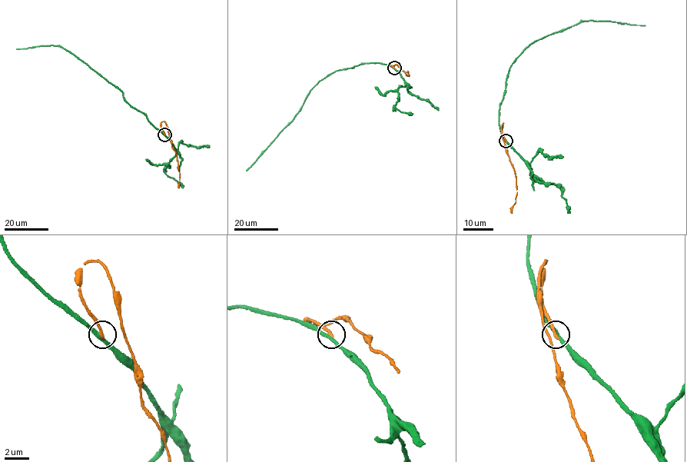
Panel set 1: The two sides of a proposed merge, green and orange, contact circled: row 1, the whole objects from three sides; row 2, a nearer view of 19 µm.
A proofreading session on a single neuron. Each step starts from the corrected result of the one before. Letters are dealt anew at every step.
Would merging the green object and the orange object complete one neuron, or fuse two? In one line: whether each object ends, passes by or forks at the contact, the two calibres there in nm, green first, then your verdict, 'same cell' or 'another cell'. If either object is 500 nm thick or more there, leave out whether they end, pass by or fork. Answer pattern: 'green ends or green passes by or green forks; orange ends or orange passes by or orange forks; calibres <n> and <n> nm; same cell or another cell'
green passes by; orange ends; calibres 300 and 280 nm; another cell

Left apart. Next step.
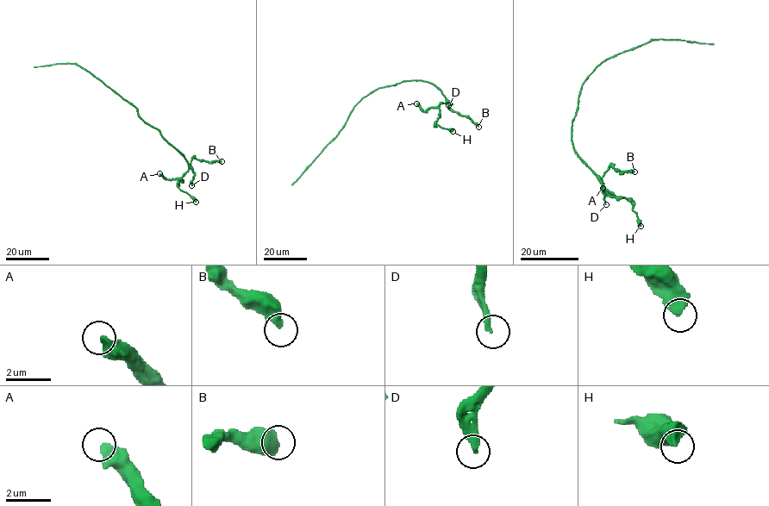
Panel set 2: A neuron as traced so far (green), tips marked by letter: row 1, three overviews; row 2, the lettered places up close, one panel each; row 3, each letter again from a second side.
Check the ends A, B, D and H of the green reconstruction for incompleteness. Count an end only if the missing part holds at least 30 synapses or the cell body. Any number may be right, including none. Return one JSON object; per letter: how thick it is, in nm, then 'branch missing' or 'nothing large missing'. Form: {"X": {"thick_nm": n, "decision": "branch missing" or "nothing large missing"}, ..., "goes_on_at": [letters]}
{"A": {"thick_nm": 440, "decision": "nothing large missing"}, "B": {"thick_nm": 480, "decision": "nothing large missing"}, "D": {"thick_nm": 300, "decision": "branch missing"}, "H": {"thick_nm": 460, "decision": "nothing large missing"}, "goes_on_at": ["D"]}

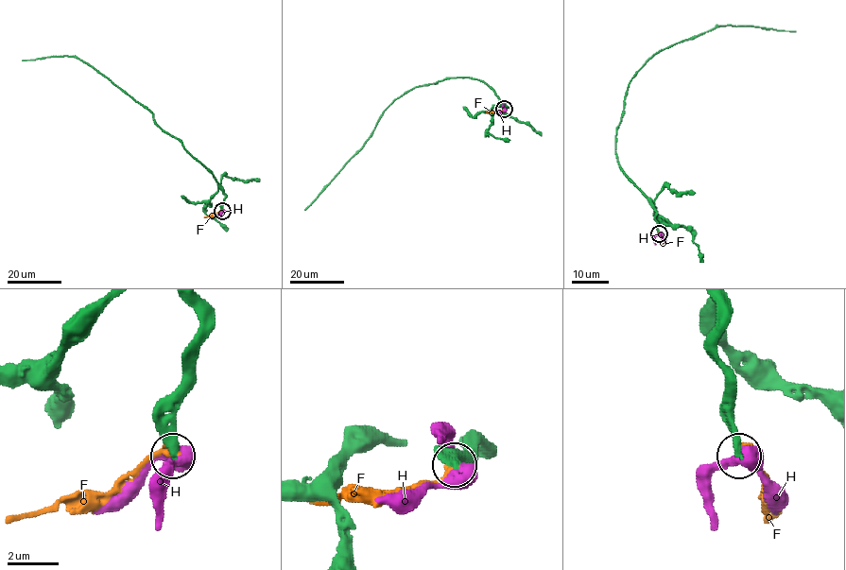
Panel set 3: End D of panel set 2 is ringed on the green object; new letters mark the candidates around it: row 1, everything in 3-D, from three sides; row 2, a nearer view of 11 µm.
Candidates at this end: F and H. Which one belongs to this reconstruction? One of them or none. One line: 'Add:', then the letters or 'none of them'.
Add: none of them

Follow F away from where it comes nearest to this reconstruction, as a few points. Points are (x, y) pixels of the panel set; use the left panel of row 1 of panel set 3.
F: (222, 210), (204, 217)

